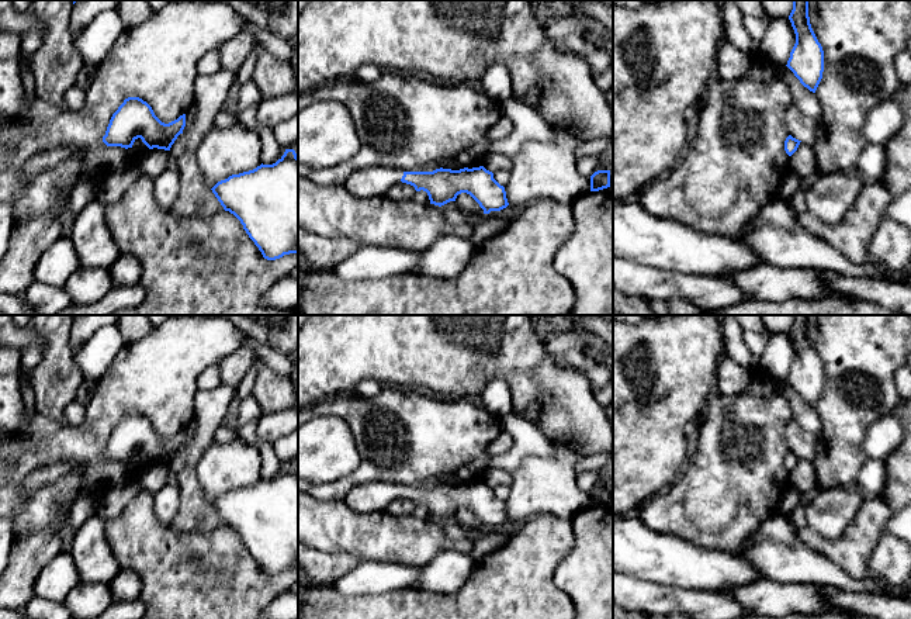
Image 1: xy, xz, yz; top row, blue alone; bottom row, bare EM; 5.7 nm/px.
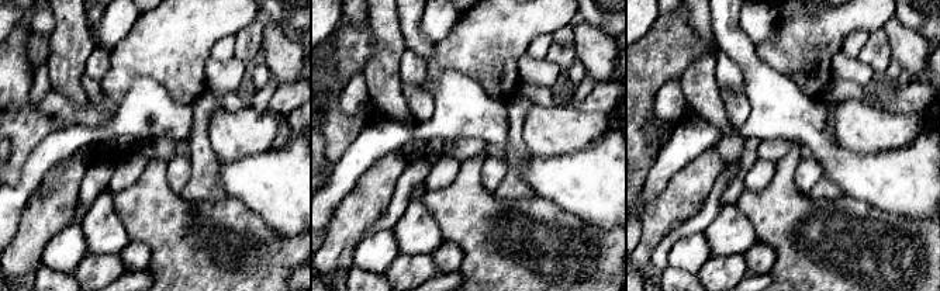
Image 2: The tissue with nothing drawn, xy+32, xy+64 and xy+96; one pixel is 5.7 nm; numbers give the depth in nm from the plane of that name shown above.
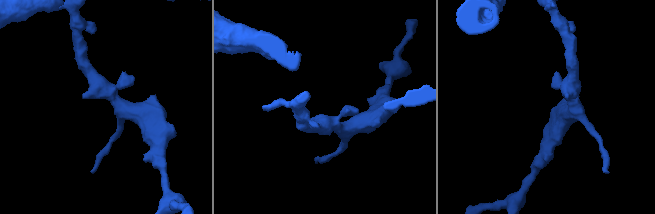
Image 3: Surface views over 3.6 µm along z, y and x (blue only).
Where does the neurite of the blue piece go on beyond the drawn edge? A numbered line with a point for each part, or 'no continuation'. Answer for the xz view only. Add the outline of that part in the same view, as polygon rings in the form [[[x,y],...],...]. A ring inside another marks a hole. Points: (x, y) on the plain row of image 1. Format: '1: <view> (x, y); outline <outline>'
1: xz (370, 497); outline [[[375,481],[353,487],[344,497],[344,504],[361,513],[384,511],[387,505],[401,497],[403,485]]]

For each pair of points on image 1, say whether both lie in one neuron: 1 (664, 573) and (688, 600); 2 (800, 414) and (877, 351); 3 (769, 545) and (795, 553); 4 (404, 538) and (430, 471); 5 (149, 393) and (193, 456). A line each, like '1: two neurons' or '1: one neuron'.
1: two neurons
2: two neurons
3: one neuron
4: two neurons
5: two neurons

